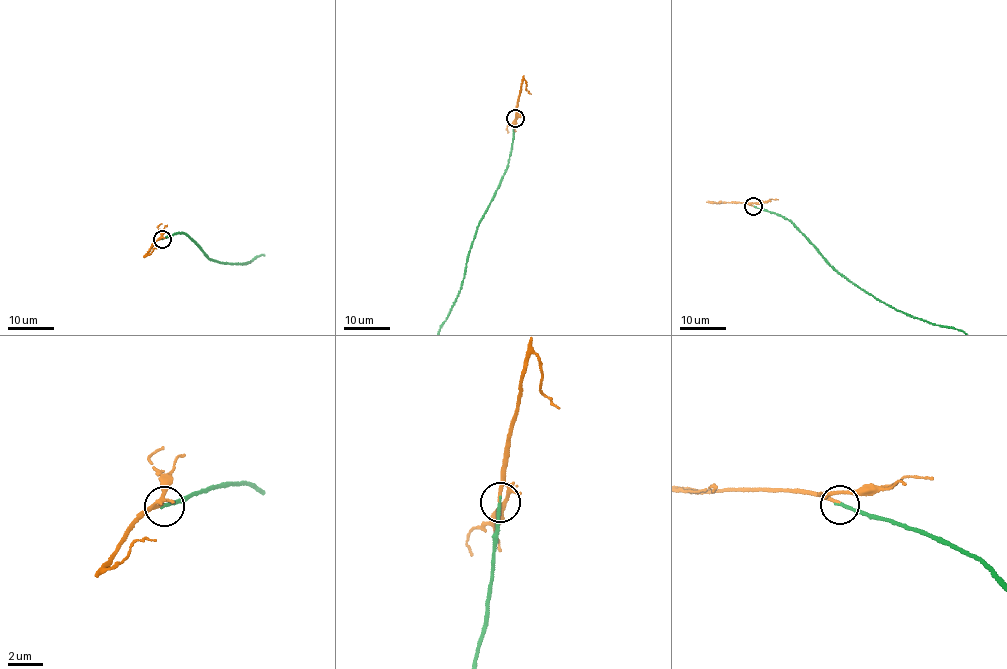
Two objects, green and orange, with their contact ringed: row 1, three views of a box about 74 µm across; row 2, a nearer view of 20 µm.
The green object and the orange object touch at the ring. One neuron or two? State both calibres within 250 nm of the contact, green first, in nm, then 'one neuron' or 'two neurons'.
160/180 nm | one neuron

